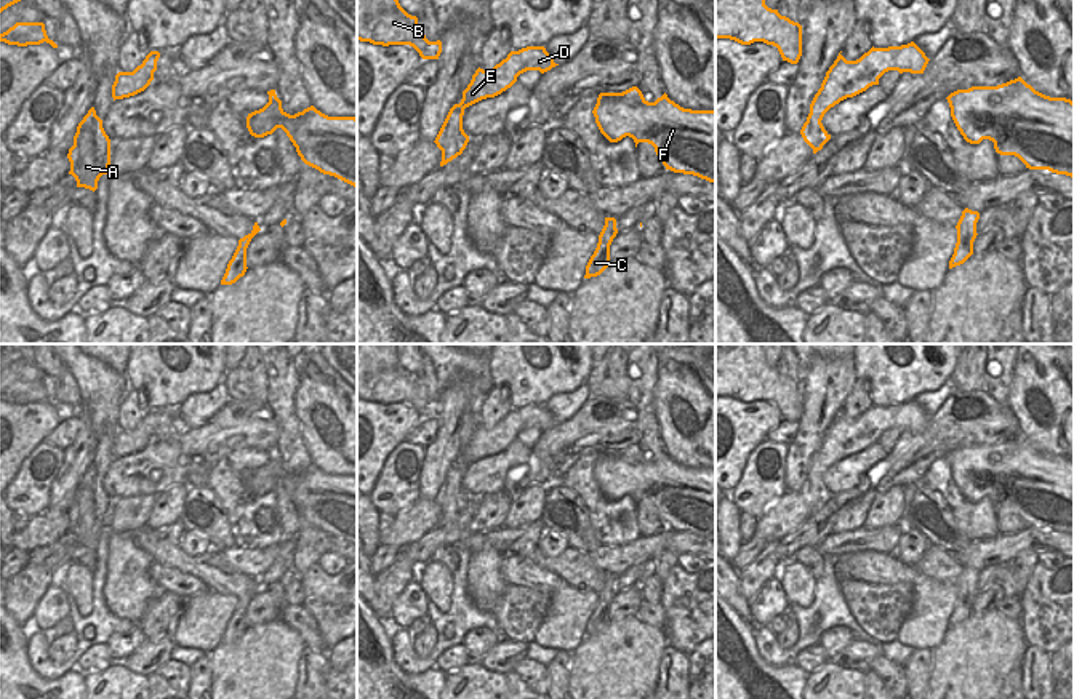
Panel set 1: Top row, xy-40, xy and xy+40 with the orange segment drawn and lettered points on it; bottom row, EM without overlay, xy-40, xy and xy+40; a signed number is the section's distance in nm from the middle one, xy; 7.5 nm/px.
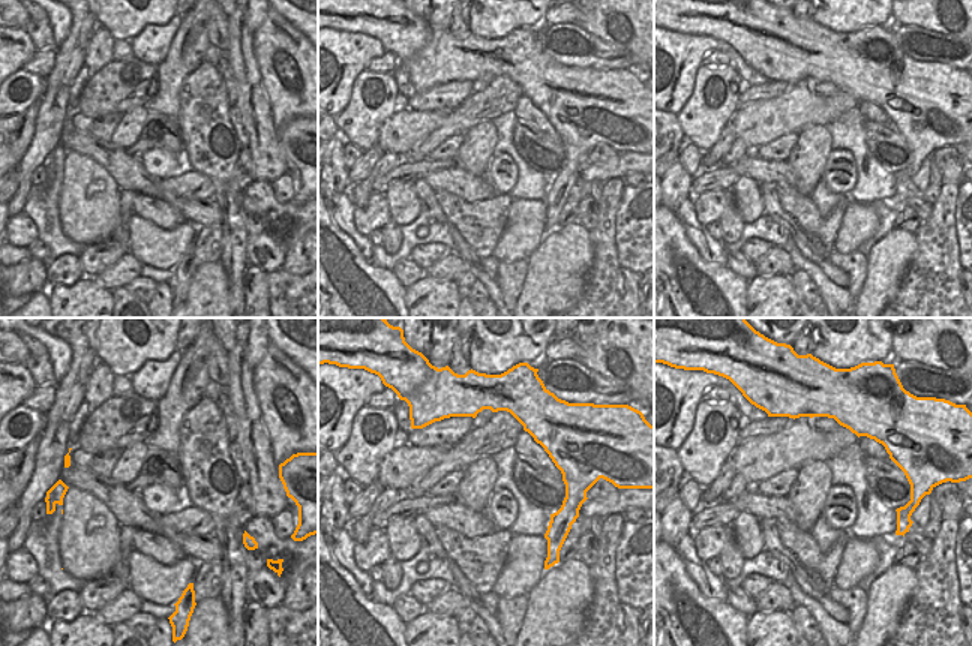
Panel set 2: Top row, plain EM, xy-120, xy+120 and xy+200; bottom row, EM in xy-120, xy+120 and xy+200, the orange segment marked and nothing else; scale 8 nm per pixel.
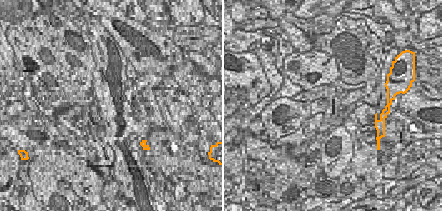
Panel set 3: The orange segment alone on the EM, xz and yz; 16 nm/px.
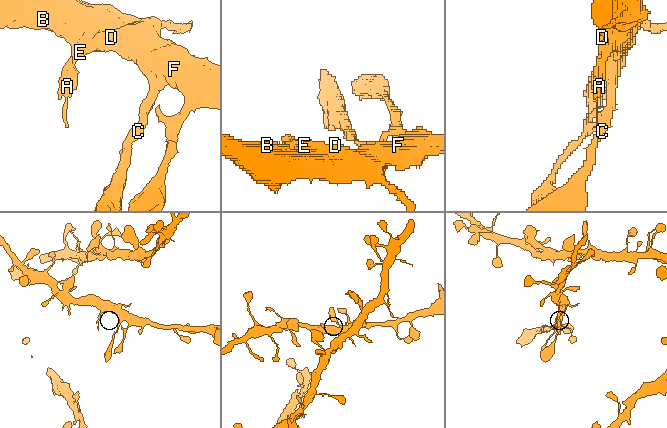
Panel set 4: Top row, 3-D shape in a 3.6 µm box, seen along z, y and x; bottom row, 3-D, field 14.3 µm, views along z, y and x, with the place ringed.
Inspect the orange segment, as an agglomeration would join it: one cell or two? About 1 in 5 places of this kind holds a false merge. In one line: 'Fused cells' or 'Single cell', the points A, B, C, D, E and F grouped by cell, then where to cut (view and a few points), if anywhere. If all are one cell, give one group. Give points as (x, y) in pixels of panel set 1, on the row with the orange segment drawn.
Single cell. Groups: A B C D E F. No split.

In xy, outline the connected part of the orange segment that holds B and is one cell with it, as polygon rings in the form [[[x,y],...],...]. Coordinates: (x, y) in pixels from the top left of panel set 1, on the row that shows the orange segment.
[[[357,0],[357,40],[373,45],[410,45],[423,59],[439,59],[442,42],[429,42],[399,0]]]

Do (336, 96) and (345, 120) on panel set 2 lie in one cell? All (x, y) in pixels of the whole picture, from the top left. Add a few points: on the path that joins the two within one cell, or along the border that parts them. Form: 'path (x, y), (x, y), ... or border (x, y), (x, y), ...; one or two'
border (356, 78), (350, 102), (335, 117); two

